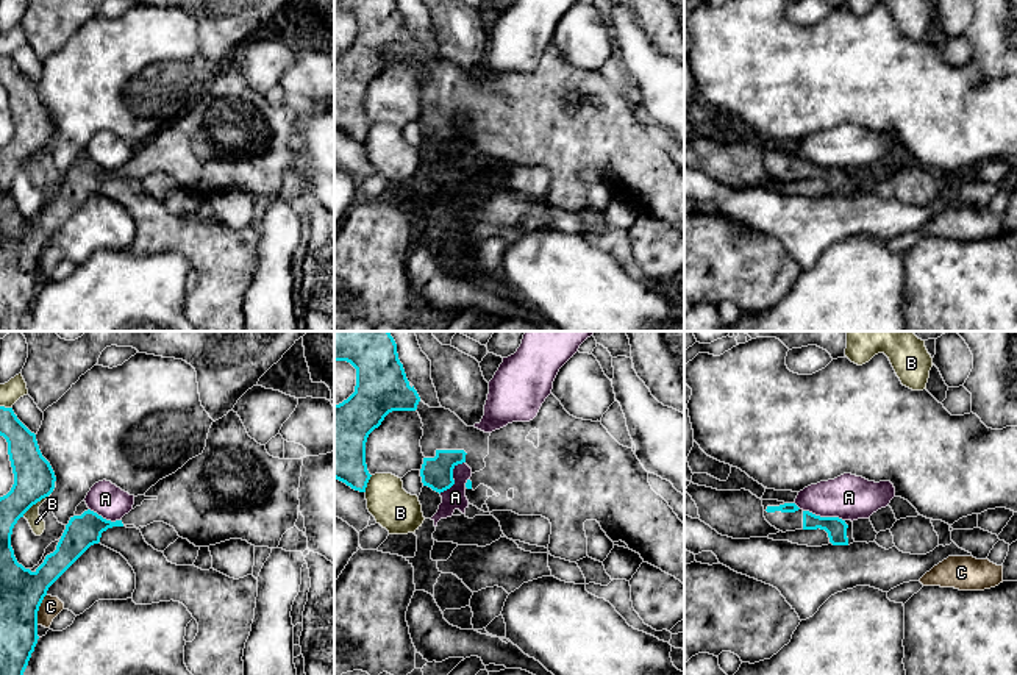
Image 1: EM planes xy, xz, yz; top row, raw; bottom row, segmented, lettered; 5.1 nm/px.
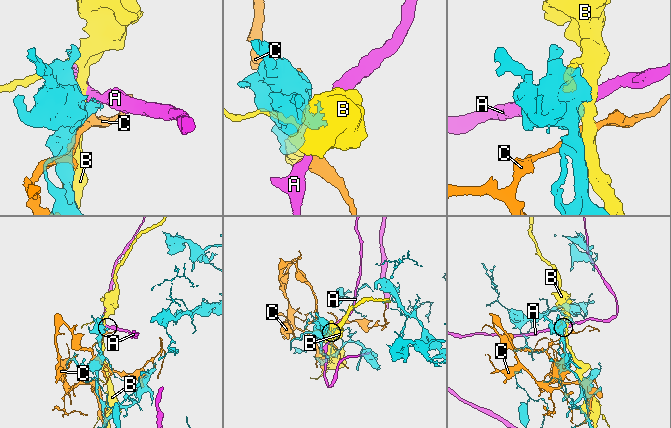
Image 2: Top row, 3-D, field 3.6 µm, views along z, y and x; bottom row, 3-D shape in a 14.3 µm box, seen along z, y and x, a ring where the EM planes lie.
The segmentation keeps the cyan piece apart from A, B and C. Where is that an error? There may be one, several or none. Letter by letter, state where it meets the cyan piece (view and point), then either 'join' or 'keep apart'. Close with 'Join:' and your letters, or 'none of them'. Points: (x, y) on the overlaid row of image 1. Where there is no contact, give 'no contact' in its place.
A: xz (452, 478) | keep apart
B: xy (36, 502) | keep apart
C: xy (38, 610) | keep apart
Join: none of them

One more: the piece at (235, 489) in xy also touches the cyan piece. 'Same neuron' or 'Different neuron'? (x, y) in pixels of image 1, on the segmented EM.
Same neuron

